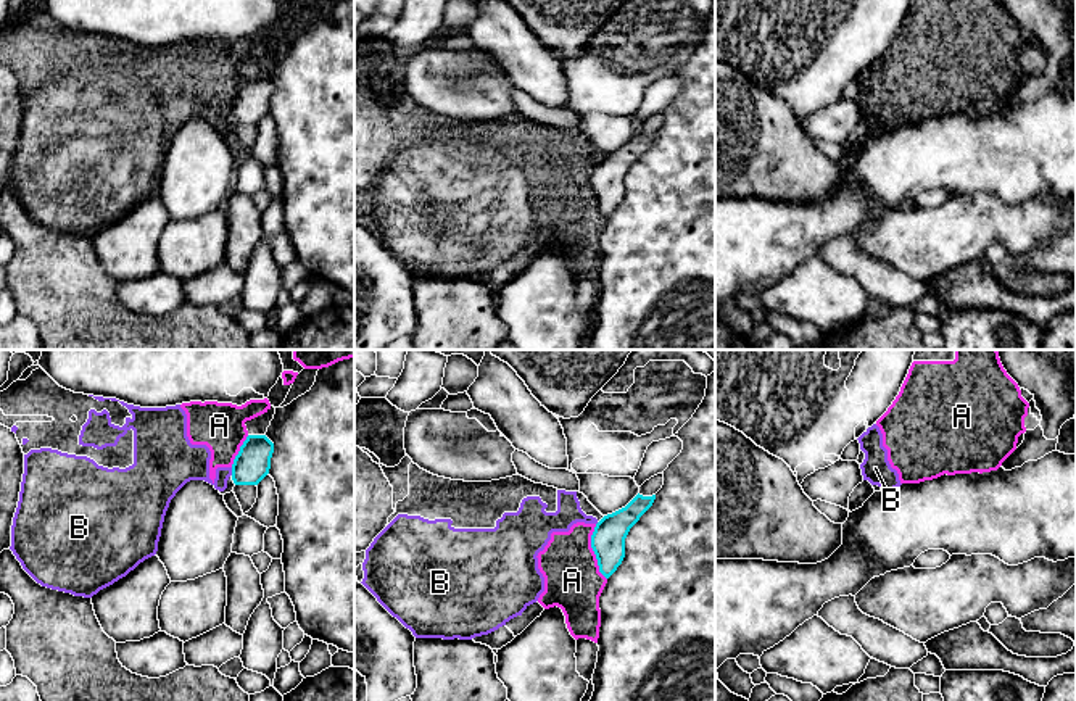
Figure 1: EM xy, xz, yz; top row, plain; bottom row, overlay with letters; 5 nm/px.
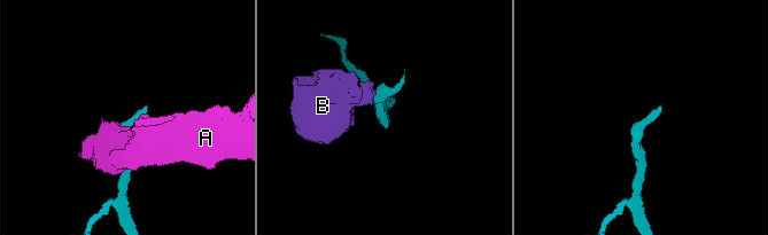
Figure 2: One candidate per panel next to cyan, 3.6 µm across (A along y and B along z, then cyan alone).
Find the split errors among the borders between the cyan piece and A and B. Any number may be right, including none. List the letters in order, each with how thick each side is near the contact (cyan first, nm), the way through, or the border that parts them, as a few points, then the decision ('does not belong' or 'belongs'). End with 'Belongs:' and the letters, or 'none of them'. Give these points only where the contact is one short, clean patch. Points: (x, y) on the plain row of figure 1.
A: 170/280 nm | along xz (595, 163), (591, 187), (598, 210), (606, 218) | does not belong
B: 180/190 nm | along xy (231, 107), (232, 113) | does not belong
Belongs: none of them

